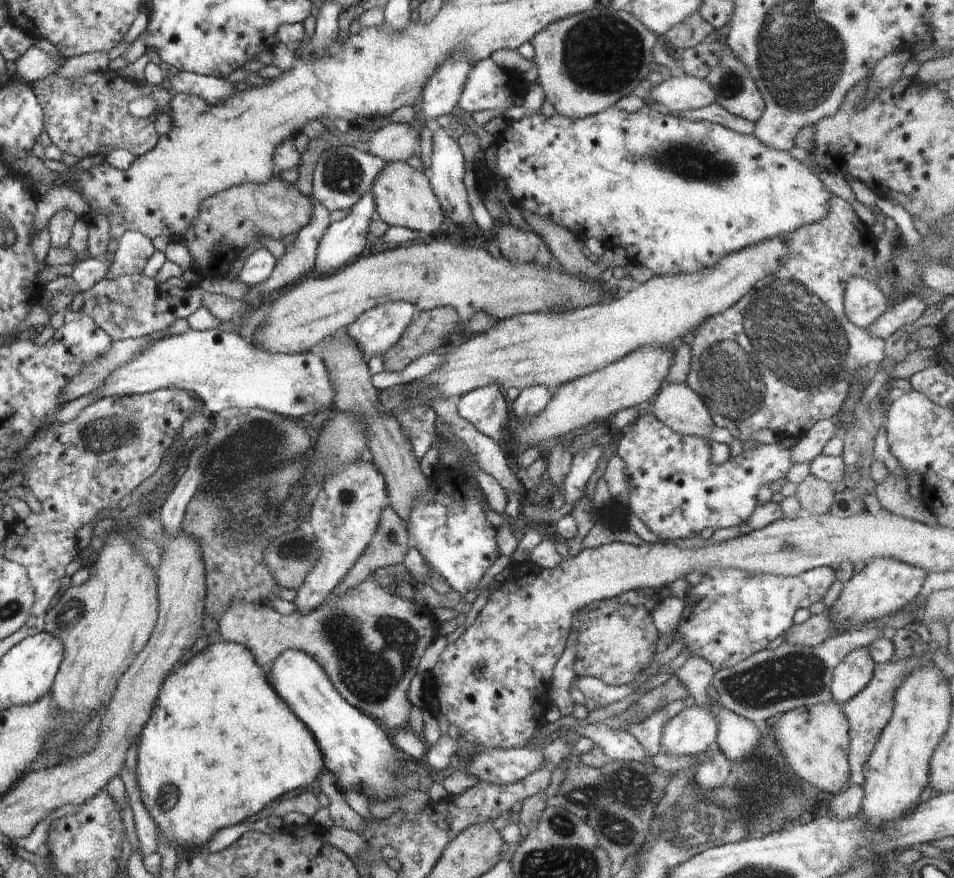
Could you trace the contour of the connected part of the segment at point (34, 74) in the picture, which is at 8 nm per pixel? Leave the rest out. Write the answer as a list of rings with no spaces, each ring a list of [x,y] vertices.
[[[32,45],[18,60],[16,64],[16,74],[20,75],[26,82],[38,82],[52,73],[56,73],[61,67],[64,59],[50,56],[43,50]]]

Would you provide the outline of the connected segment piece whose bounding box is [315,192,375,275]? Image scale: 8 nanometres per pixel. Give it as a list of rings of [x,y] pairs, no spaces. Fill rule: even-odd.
[[[366,192],[352,208],[349,208],[348,216],[342,218],[342,220],[330,223],[330,226],[326,229],[324,236],[320,239],[317,256],[315,258],[316,272],[320,272],[323,275],[334,274],[338,270],[342,270],[347,264],[352,264],[362,252],[367,244],[367,232],[372,218],[372,214],[375,212],[375,202],[371,192]]]

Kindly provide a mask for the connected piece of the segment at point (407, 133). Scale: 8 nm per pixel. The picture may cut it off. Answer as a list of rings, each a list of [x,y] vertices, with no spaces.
[[[388,123],[368,140],[368,153],[387,163],[406,161],[418,154],[420,131],[410,123]]]

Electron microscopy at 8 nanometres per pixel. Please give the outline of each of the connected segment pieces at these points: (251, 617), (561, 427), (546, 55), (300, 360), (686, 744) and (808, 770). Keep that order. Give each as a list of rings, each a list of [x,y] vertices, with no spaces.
[[[372,575],[352,588],[350,594],[330,595],[314,612],[305,616],[298,614],[297,610],[286,616],[281,615],[269,603],[234,601],[217,622],[220,640],[245,646],[254,655],[254,660],[265,669],[269,669],[284,650],[304,651],[311,655],[348,704],[380,724],[385,724],[388,729],[407,726],[412,706],[407,696],[409,683],[417,674],[420,658],[428,644],[439,635],[440,626],[428,605],[388,594],[388,590],[384,590]]]
[[[644,346],[622,360],[608,364],[606,368],[566,382],[554,390],[544,412],[534,416],[530,422],[514,420],[511,437],[519,442],[521,449],[530,445],[539,445],[546,440],[560,440],[565,435],[580,430],[590,424],[608,424],[613,415],[619,410],[638,406],[642,402],[650,402],[662,385],[667,381],[668,372],[673,362],[673,348],[654,348]]]
[[[598,7],[566,16],[550,22],[530,40],[535,52],[532,61],[538,66],[536,82],[542,87],[546,100],[560,116],[570,121],[594,116],[615,105],[622,97],[635,94],[647,82],[649,72],[655,68],[652,48],[661,41],[658,34],[650,32],[628,9],[616,11]]]
[[[219,329],[186,330],[184,334],[164,337],[150,344],[146,351],[140,352],[130,364],[114,367],[113,372],[110,372],[98,387],[98,396],[102,399],[106,396],[150,393],[166,388],[195,392],[208,415],[226,409],[260,408],[300,421],[306,414],[331,408],[334,400],[330,374],[319,356],[310,351],[292,355],[266,352],[237,333],[223,332]]]
[[[698,706],[675,708],[673,718],[663,726],[660,744],[667,754],[672,756],[698,755],[706,752],[716,745],[718,738],[718,720],[710,712],[710,706]]]
[[[836,701],[793,708],[774,720],[770,734],[776,736],[786,764],[804,783],[811,784],[818,791],[834,795],[852,784],[848,764],[849,724],[841,705]]]

